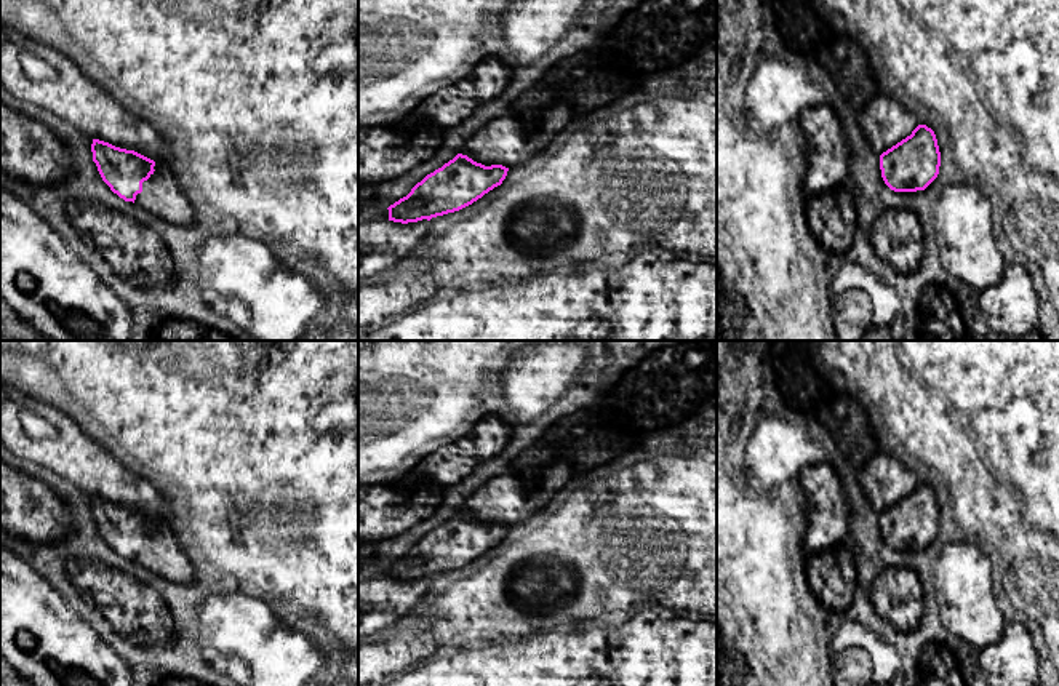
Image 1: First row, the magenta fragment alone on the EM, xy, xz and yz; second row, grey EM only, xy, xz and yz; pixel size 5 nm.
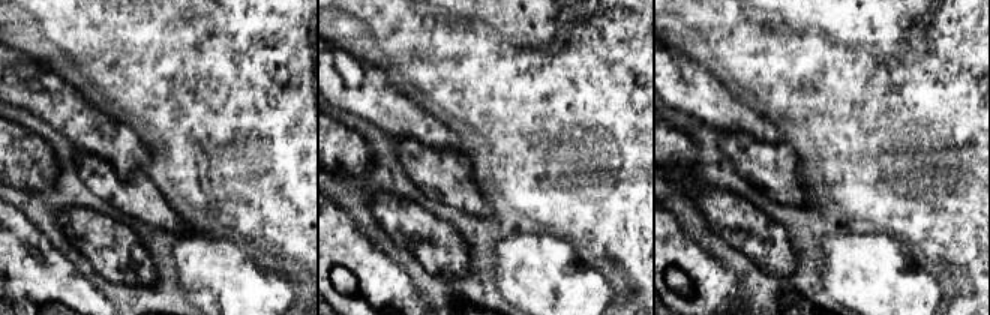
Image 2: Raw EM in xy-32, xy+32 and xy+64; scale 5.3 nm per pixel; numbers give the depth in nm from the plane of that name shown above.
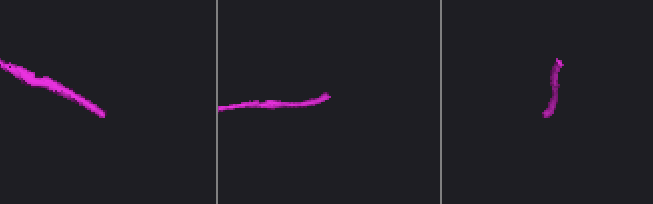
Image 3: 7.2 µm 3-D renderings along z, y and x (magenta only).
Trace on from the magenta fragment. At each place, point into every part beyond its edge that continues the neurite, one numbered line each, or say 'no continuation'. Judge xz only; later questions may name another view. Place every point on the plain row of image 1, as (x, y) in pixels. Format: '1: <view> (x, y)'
no continuation

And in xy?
1: xy (162, 554)

